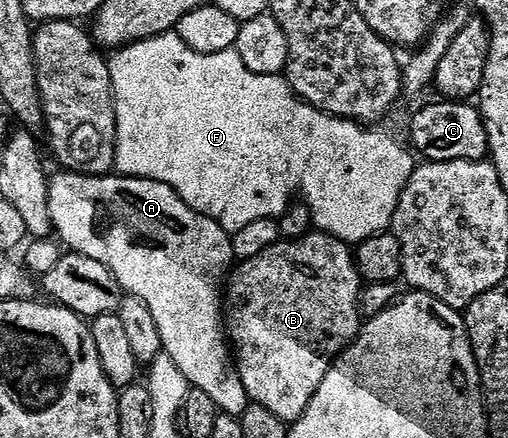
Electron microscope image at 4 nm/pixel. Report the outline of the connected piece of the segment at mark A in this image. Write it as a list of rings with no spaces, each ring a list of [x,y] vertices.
[[[60,170],[57,173],[57,176],[53,175],[48,182],[48,210],[52,219],[52,231],[55,239],[68,252],[77,252],[86,258],[94,258],[94,262],[102,262],[102,266],[106,266],[106,270],[110,270],[112,277],[120,283],[121,289],[129,296],[137,296],[146,306],[146,310],[150,310],[150,318],[154,318],[154,326],[158,330],[163,355],[172,360],[174,366],[188,379],[189,385],[206,394],[223,415],[240,418],[250,405],[250,401],[246,390],[239,384],[233,369],[230,367],[230,348],[226,343],[225,333],[222,331],[222,285],[234,264],[231,235],[225,232],[222,226],[218,226],[218,222],[200,215],[189,204],[182,202],[182,198],[171,186],[157,180],[143,180],[137,176],[119,174],[84,176],[80,172],[67,170]]]

